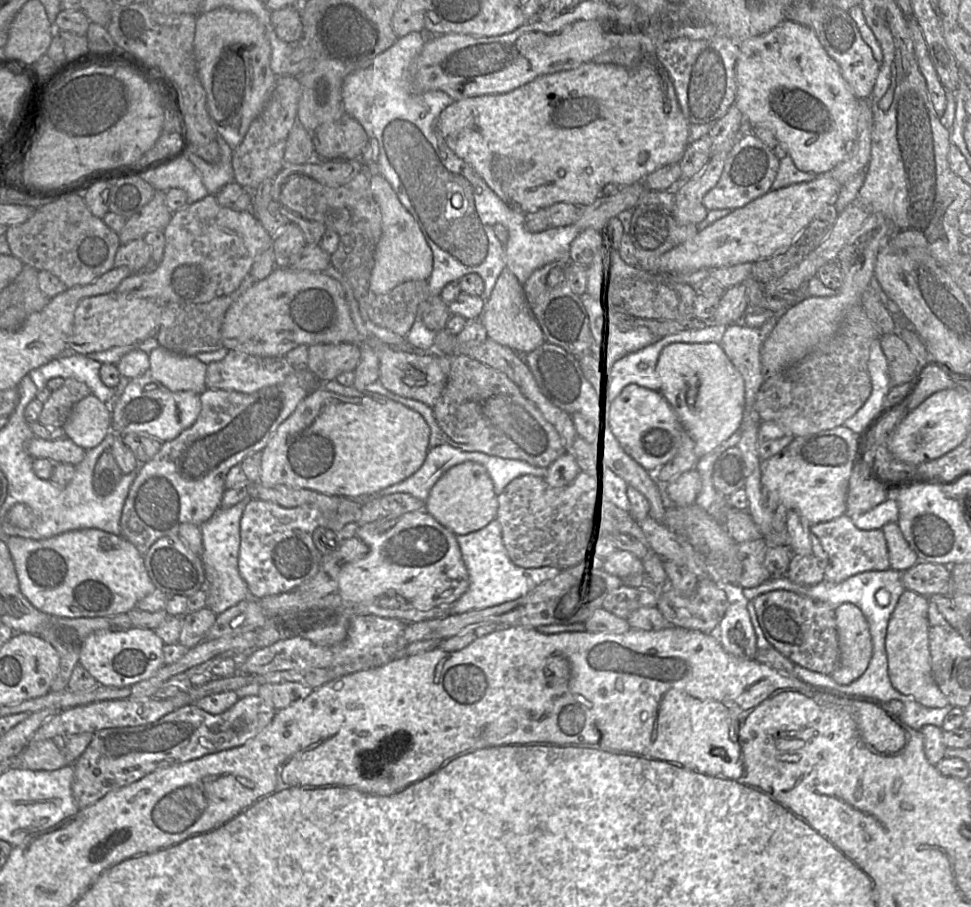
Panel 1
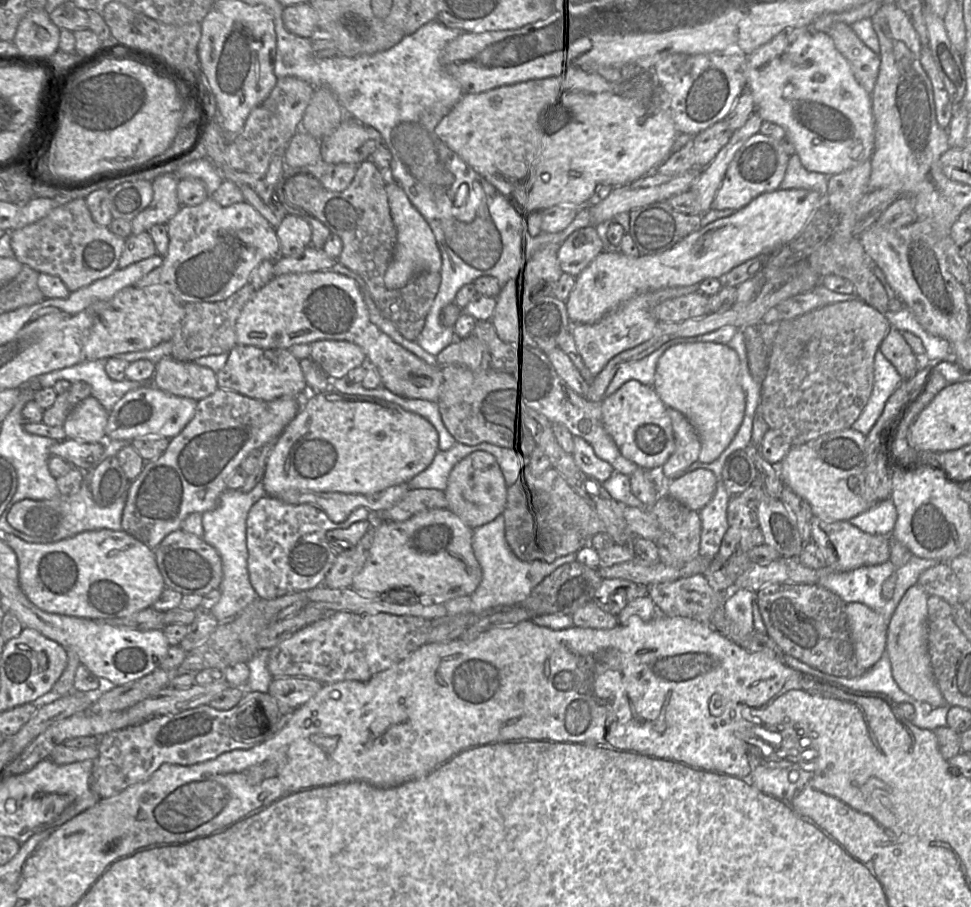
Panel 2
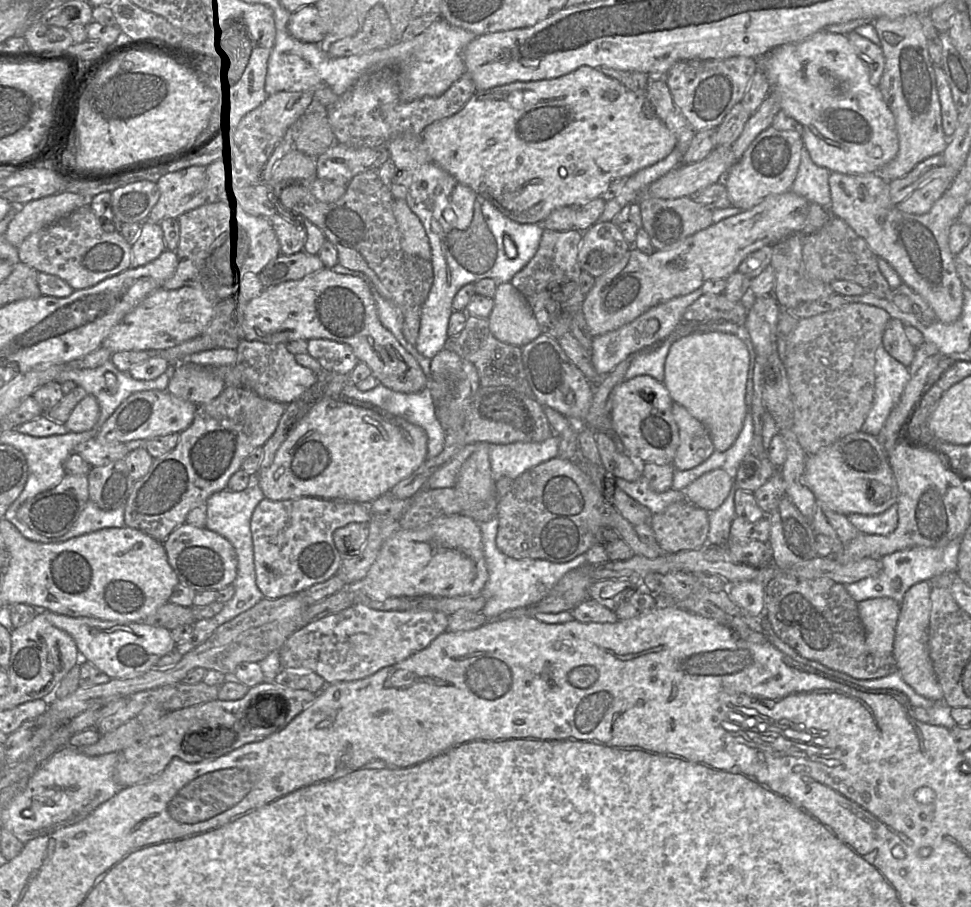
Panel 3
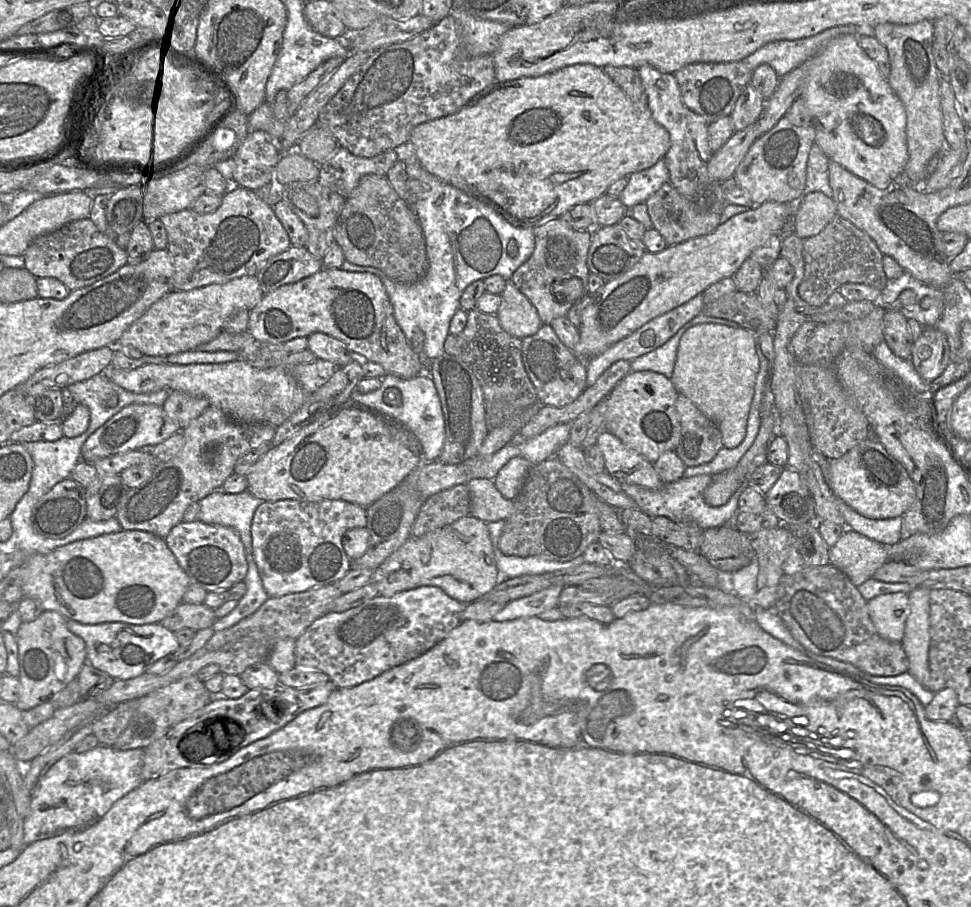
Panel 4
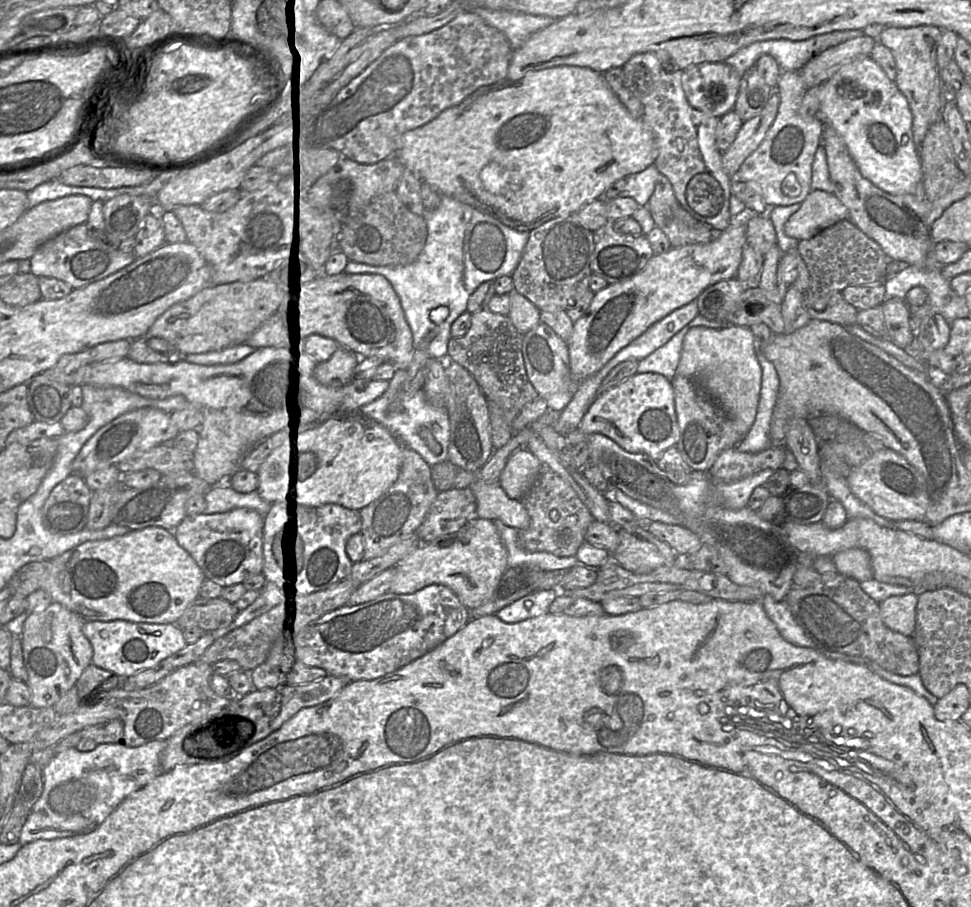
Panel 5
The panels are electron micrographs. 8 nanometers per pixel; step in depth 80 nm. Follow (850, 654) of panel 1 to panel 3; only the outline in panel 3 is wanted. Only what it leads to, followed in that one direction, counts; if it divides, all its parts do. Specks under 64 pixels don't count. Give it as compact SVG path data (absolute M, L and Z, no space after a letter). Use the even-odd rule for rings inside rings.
M889 597L858 603L858 612L866 632L866 645L875 655L892 654L901 604Z

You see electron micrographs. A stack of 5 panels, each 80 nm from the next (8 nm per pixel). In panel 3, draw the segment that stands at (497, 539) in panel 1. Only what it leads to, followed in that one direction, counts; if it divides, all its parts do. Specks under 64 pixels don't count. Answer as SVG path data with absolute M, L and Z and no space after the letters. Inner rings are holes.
M499 516L481 524L484 555L489 573L489 578L480 592L486 598L486 604L481 612L488 620L495 619L505 611L531 606L542 601L567 572L586 565L586 558L583 554L564 563L541 559L516 559L507 556L497 544L500 526Z

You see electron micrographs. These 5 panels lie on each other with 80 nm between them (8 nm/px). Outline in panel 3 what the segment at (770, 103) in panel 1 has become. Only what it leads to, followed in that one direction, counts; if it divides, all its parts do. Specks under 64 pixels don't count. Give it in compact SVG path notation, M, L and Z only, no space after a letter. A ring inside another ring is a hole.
M820 31L805 40L777 46L763 56L762 68L759 70L765 74L770 84L770 93L774 92L774 94L777 96L781 107L780 112L783 112L801 124L801 137L804 148L808 151L810 158L816 165L826 168L830 172L839 172L842 174L876 173L880 168L893 160L897 155L899 141L894 116L885 103L878 87L873 86L870 83L868 67L859 58L846 34Z

